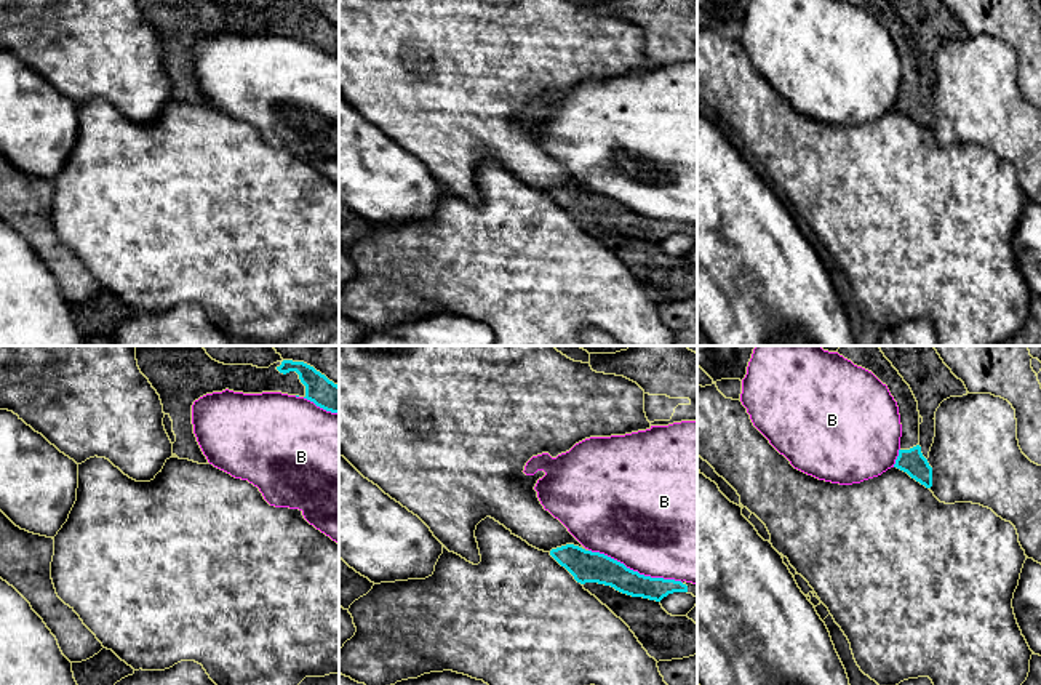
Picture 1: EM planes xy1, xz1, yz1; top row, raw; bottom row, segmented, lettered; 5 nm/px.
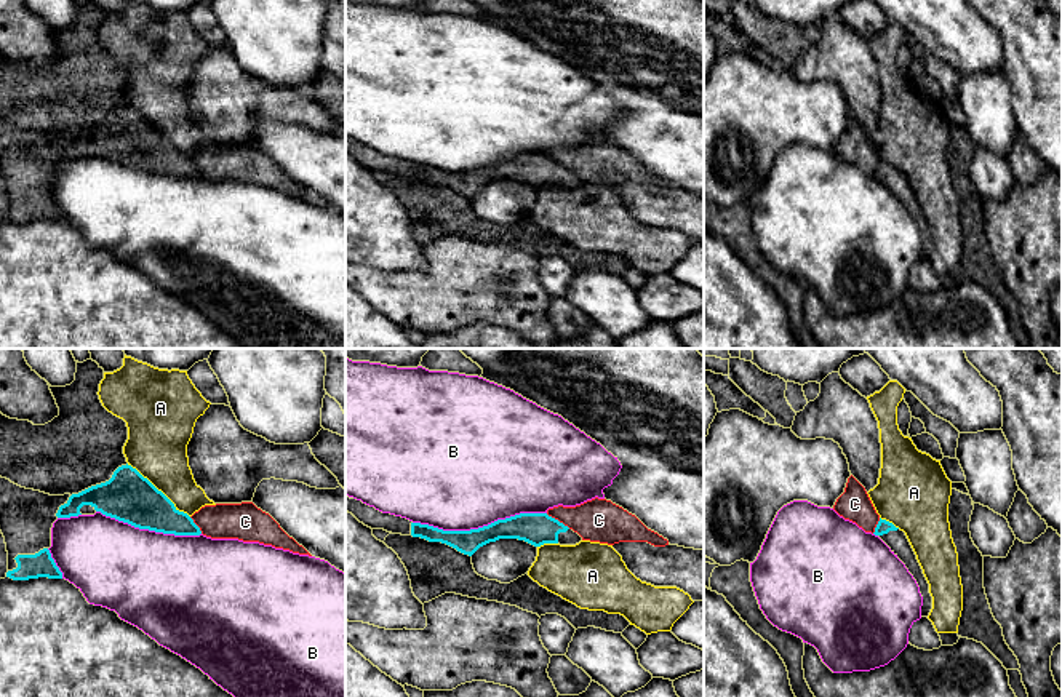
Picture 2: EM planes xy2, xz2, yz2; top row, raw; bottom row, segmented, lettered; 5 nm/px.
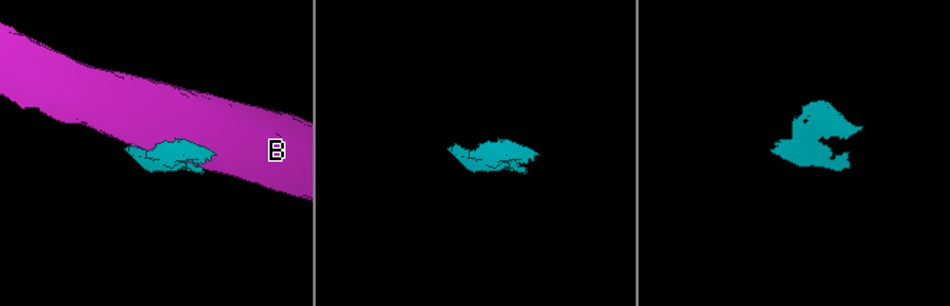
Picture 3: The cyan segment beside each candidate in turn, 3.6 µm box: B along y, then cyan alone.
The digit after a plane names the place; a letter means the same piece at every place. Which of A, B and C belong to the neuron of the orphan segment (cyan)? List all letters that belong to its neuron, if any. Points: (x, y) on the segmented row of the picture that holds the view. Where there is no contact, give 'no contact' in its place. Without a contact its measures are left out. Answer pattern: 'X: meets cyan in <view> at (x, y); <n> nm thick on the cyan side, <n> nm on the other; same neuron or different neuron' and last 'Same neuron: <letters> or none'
A: meets cyan in xy2 at (157, 489); 260 nm thick on the cyan side, 300 nm on the other; different neuron
B: meets cyan in xz2 at (479, 528); 140 nm thick on the cyan side, 500 nm on the other; different neuron
C: meets cyan in xz2 at (557, 520); 160 nm thick on the cyan side, 220 nm on the other; different neuron
Same neuron: none

